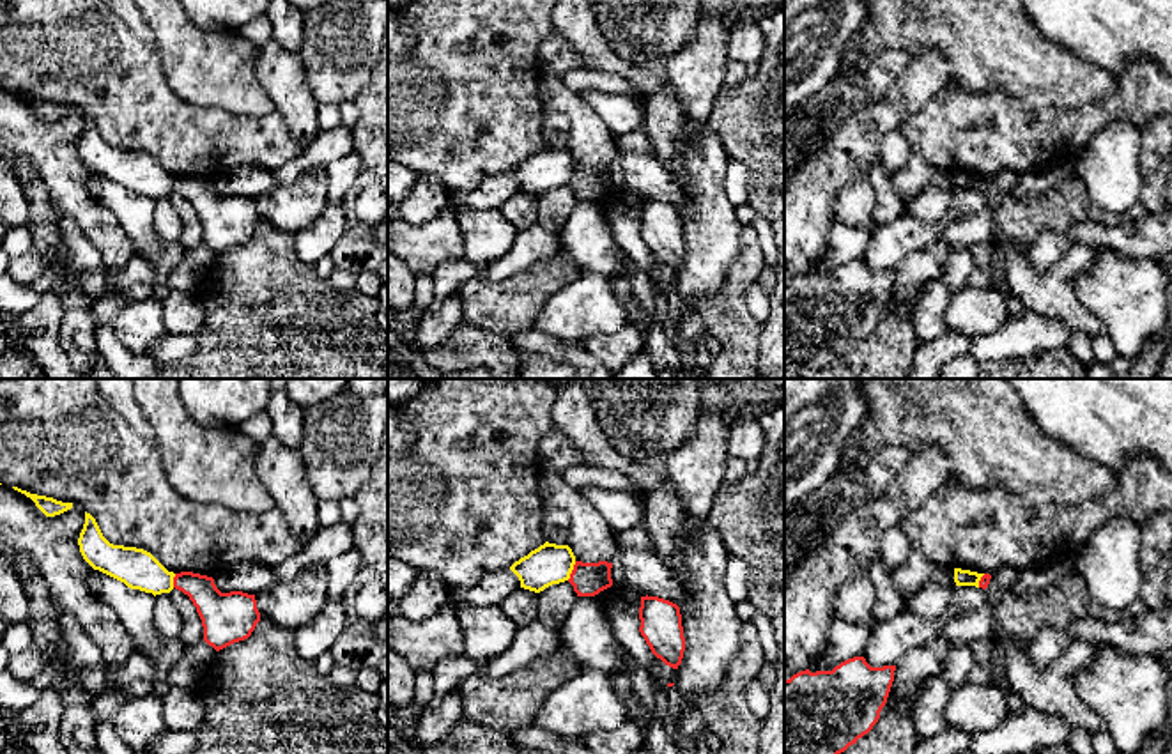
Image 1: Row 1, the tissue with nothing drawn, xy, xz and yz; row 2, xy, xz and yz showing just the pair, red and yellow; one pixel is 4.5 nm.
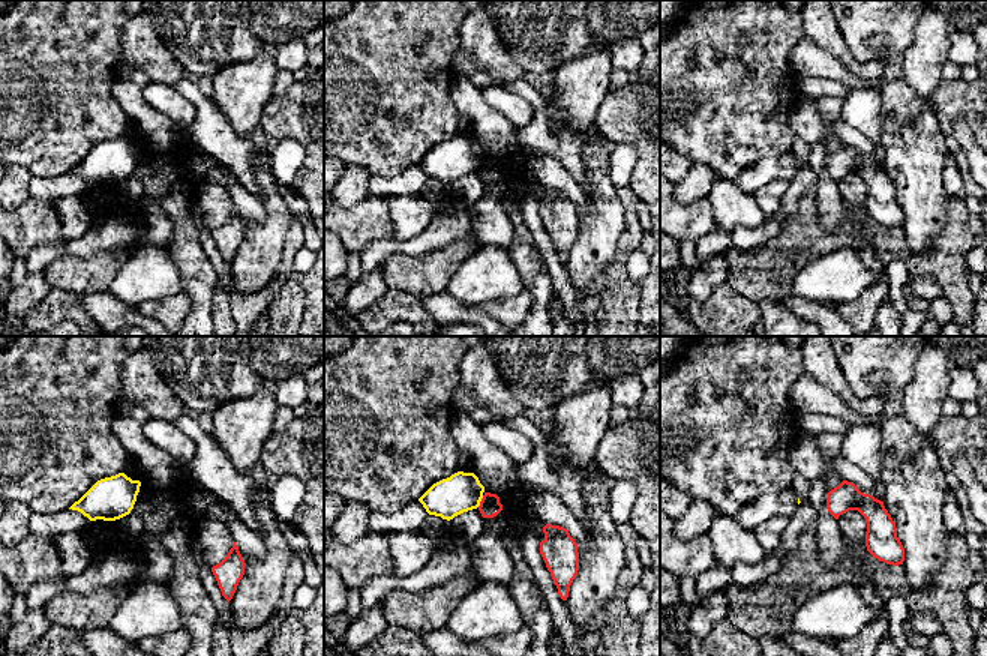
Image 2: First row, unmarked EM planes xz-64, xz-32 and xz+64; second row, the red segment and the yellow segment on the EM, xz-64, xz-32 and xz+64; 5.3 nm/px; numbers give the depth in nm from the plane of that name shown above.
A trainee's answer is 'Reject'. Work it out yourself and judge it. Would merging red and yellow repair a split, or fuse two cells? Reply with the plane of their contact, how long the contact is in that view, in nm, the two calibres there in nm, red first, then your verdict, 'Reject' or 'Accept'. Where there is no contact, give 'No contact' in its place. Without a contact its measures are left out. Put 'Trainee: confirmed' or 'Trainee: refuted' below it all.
Touches red in xz. Shared border 100 nm. Thickness 160 nm (red) against 180 nm. Reject
Trainee: confirmed

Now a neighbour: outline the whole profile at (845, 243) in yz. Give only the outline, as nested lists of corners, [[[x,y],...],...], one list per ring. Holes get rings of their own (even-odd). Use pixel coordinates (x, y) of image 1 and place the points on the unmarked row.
[[[832,218],[829,223],[823,251],[820,258],[811,265],[809,274],[832,274],[836,269],[848,262],[864,260],[875,230],[876,225],[850,227]]]

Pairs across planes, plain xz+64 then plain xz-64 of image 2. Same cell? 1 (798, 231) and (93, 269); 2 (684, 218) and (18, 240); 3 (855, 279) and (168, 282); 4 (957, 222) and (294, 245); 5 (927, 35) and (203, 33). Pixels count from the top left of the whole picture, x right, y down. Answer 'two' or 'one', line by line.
1: one
2: one
3: one
4: one
5: two

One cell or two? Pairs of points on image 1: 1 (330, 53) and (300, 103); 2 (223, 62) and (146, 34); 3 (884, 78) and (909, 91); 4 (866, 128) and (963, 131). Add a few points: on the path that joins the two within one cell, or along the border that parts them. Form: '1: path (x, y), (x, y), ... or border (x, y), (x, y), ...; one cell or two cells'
1: border (298, 52), (307, 84), (319, 105); two cells
2: border (142, 18), (153, 32), (156, 48); two cells
3: border (910, 59), (902, 75), (880, 98), (864, 98); two cells
4: border (928, 100), (898, 130); two cells

